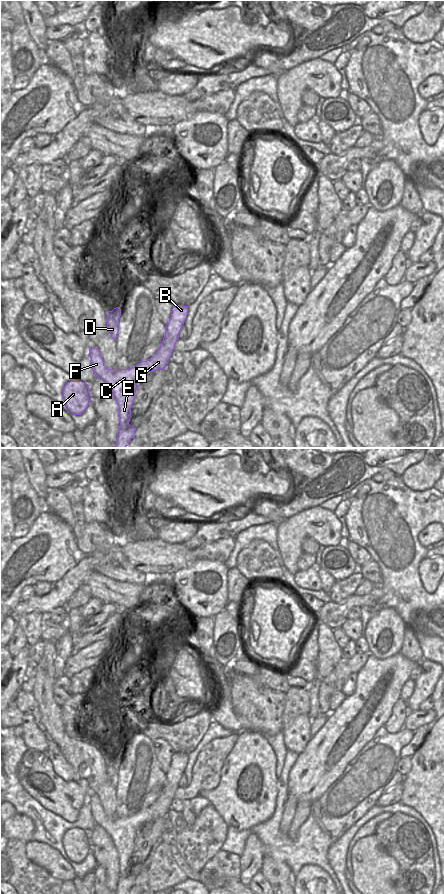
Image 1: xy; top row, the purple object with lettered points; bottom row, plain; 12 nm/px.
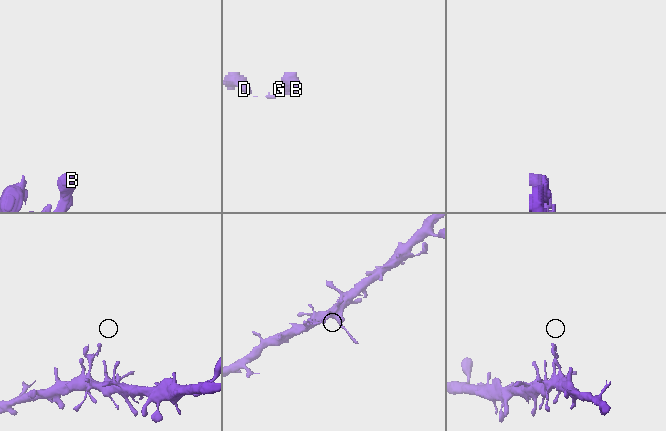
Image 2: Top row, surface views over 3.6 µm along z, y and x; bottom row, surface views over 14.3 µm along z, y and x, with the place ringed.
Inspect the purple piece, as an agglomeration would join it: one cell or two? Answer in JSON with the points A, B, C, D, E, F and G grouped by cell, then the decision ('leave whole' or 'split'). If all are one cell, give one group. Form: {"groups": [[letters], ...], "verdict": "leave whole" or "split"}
{"groups": [["A", "B", "C", "D", "E", "F", "G"]], "verdict": "leave whole"}

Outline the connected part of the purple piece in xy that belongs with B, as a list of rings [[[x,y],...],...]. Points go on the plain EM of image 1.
[[[174,752],[169,770],[165,774],[165,785],[163,786],[160,796],[150,807],[147,809],[141,808],[131,817],[108,817],[104,814],[104,810],[98,796],[92,795],[89,797],[92,818],[95,824],[101,826],[108,833],[108,835],[112,838],[113,844],[119,854],[120,875],[115,894],[128,894],[130,888],[135,886],[136,876],[129,872],[129,868],[131,866],[131,855],[135,846],[135,837],[140,834],[140,831],[143,829],[143,825],[147,823],[149,819],[165,817],[175,796],[175,791],[179,787],[179,780],[184,773],[187,763],[188,754]]]

